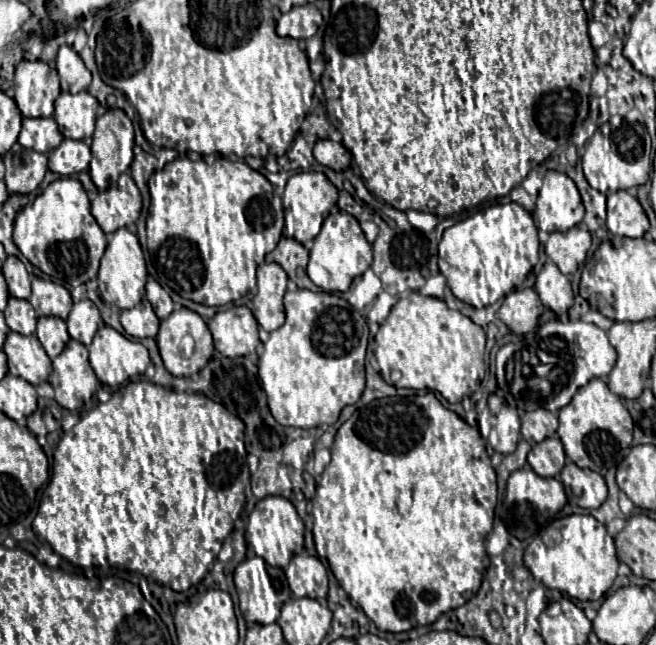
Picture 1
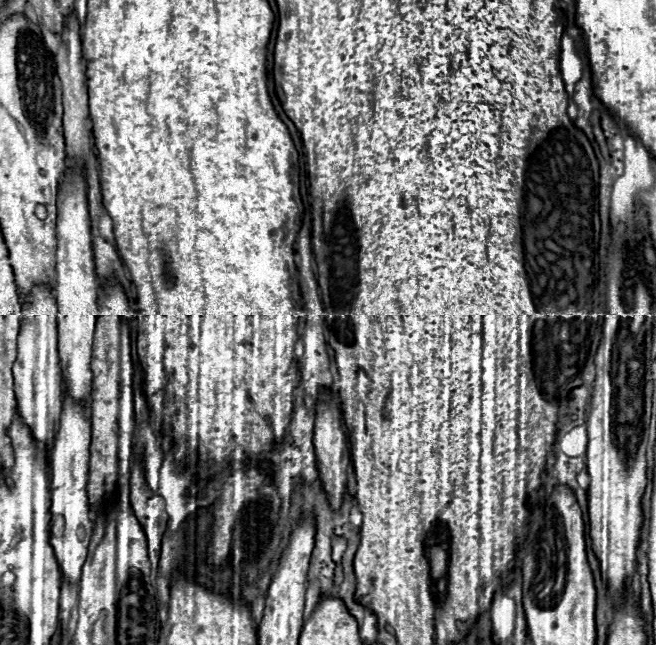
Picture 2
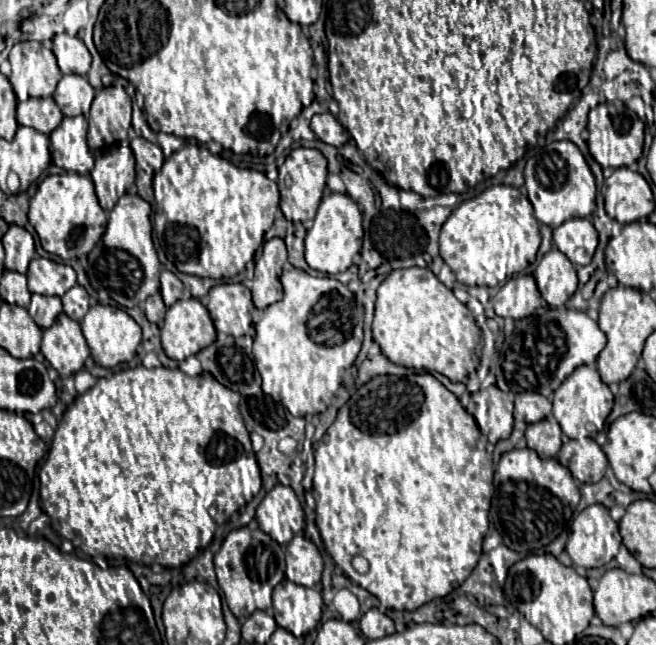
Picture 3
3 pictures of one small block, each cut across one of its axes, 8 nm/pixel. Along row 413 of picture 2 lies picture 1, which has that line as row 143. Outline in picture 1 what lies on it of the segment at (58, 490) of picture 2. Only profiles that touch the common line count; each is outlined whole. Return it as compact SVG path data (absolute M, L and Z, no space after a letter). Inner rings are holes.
M64 140L58 148L48 152L48 168L60 176L72 176L88 170L90 146L80 140Z

